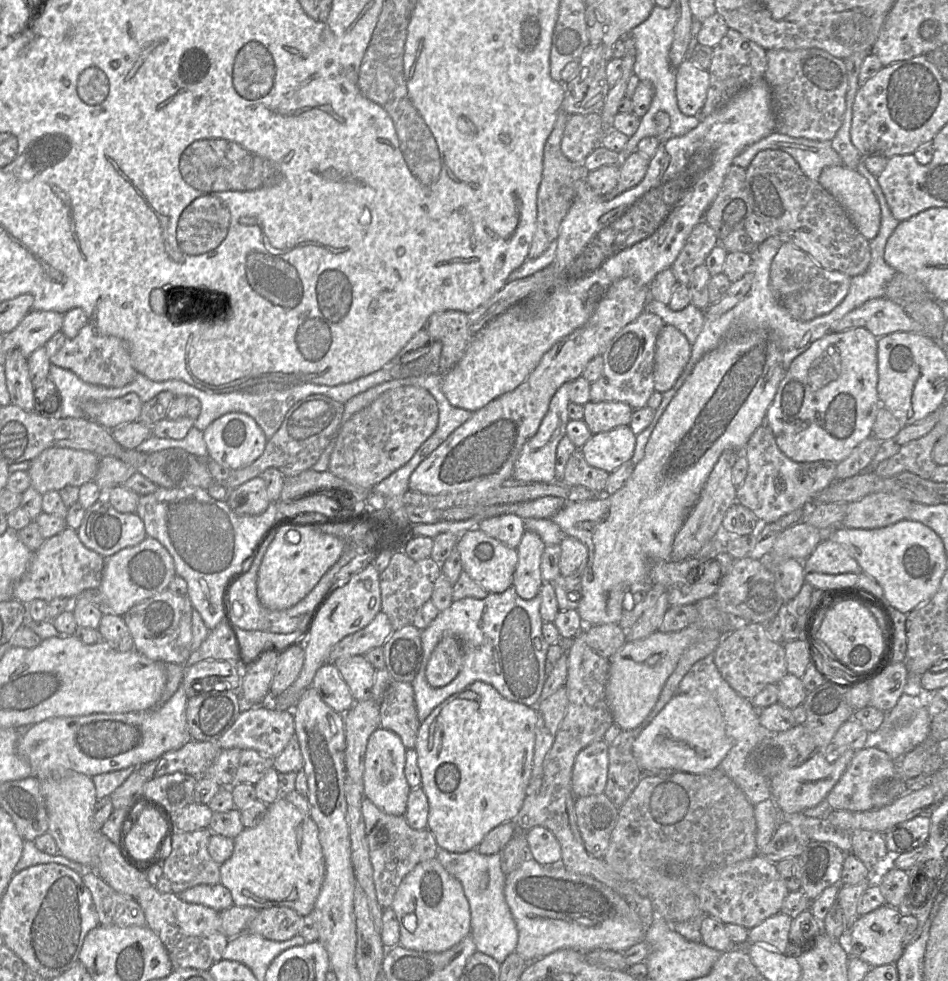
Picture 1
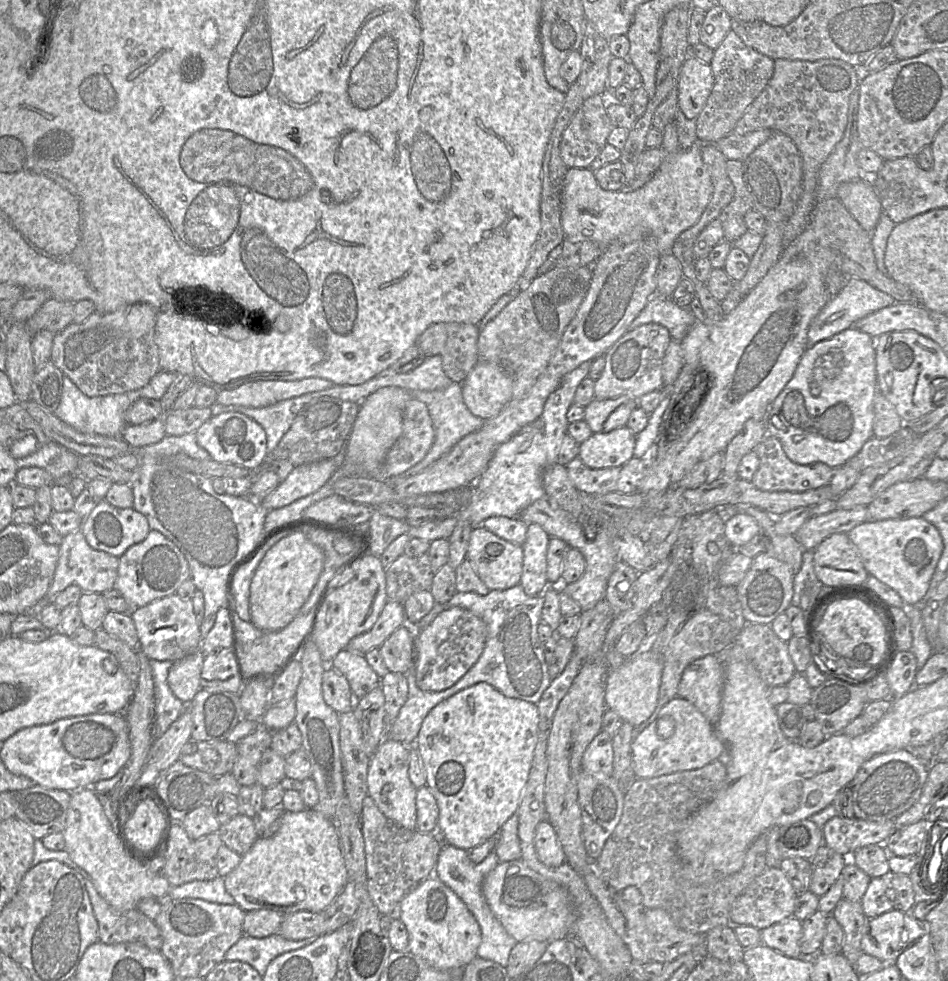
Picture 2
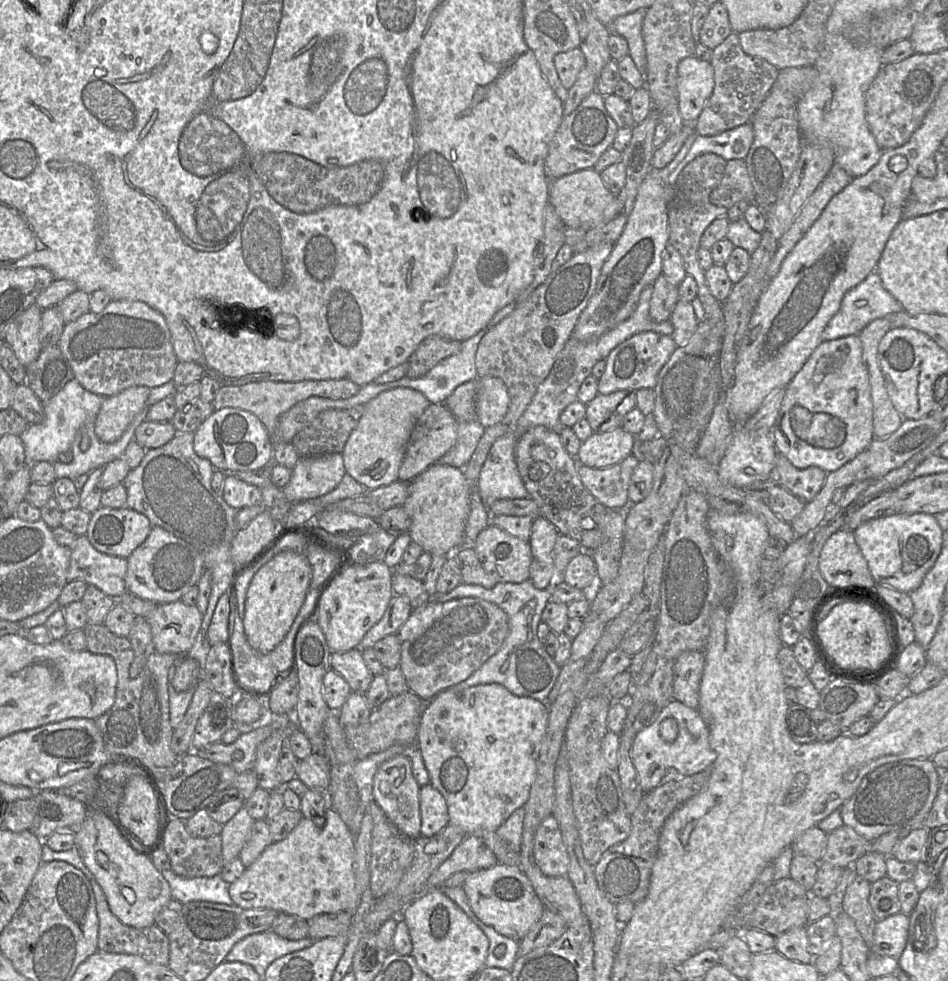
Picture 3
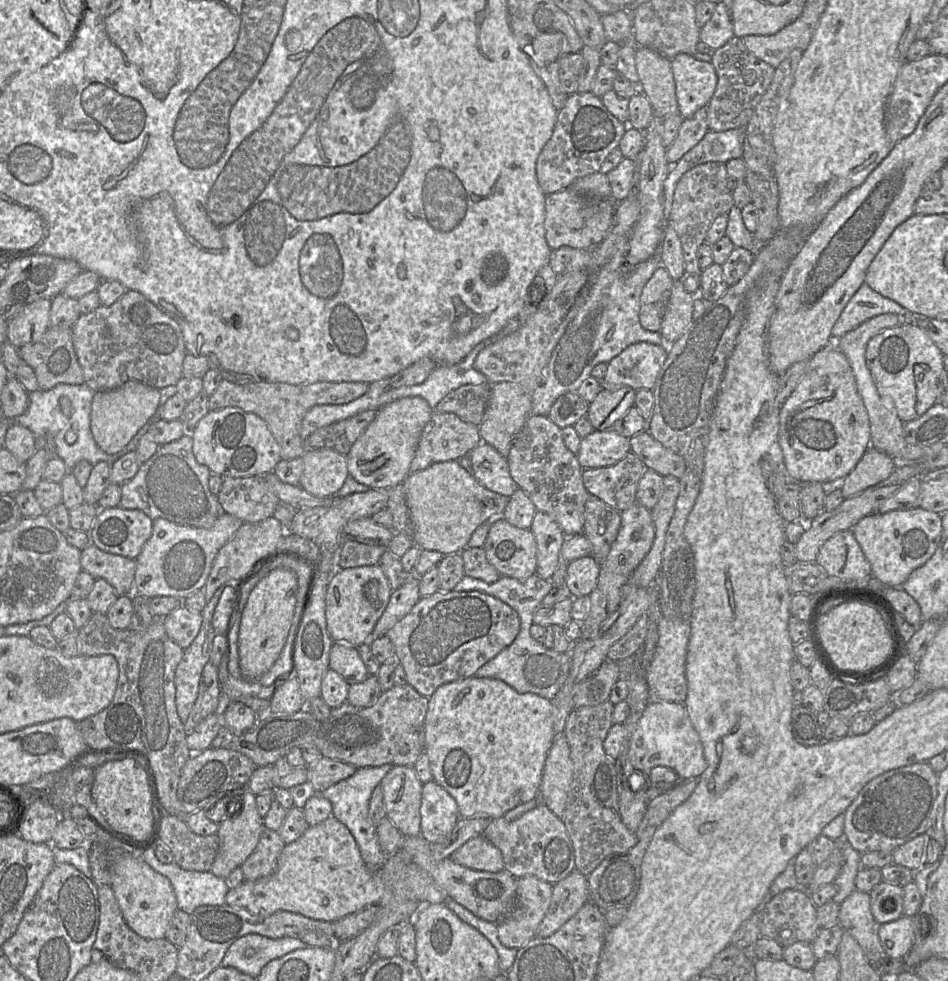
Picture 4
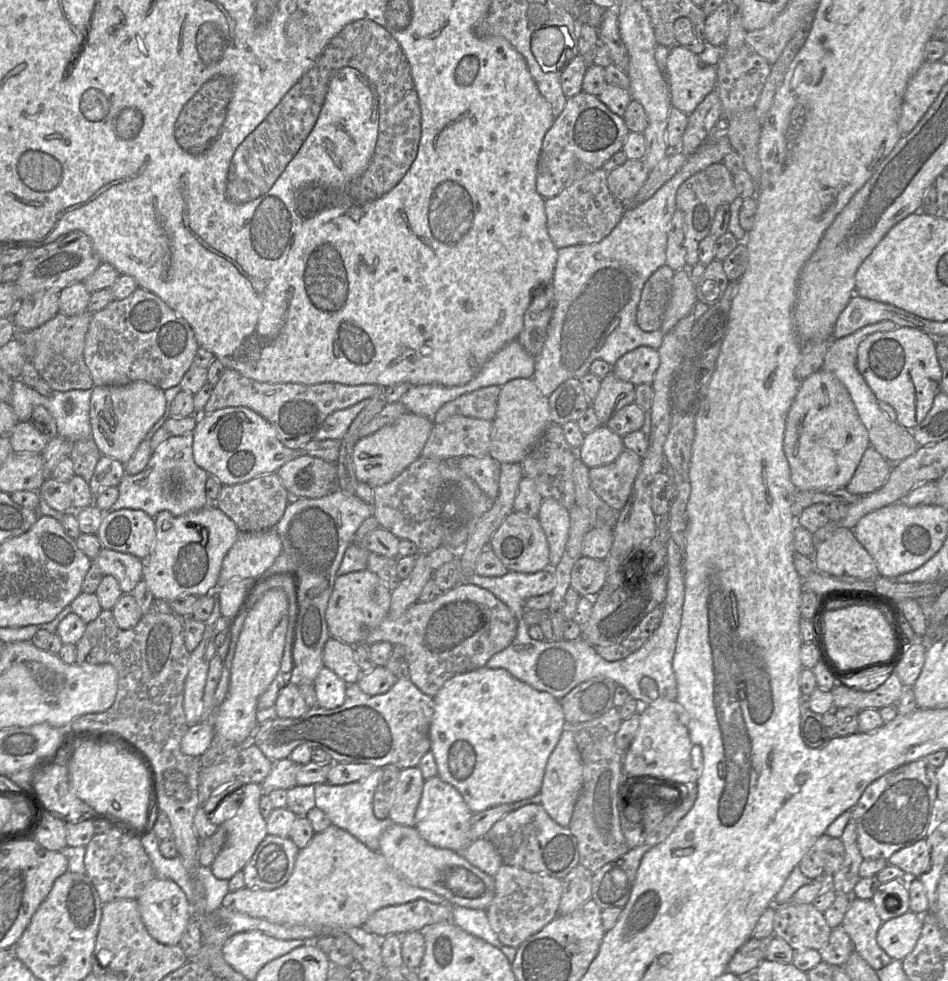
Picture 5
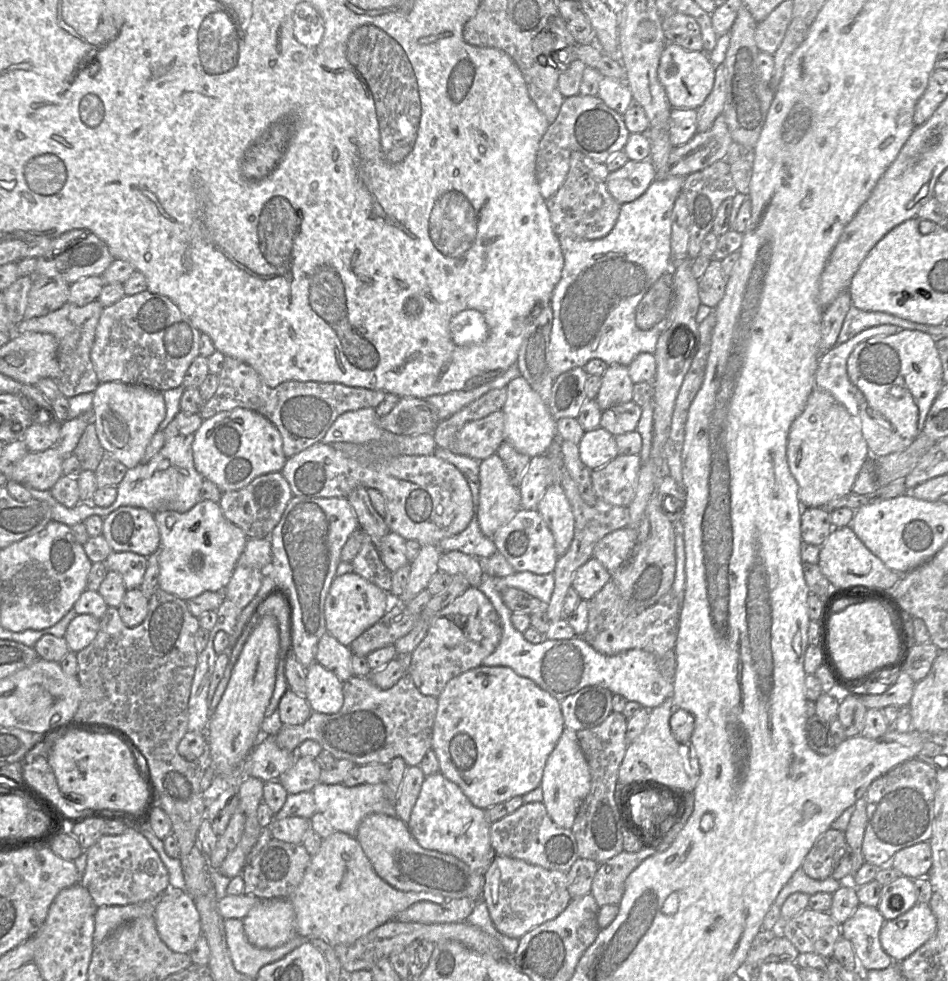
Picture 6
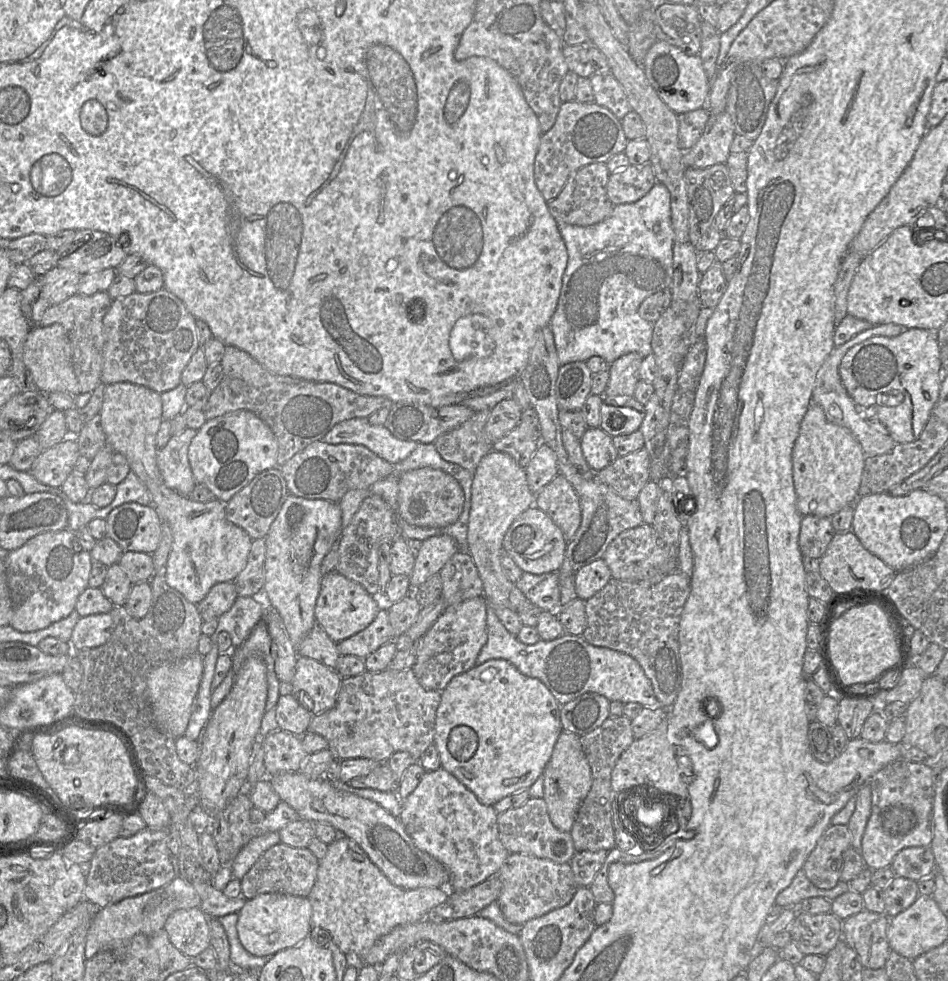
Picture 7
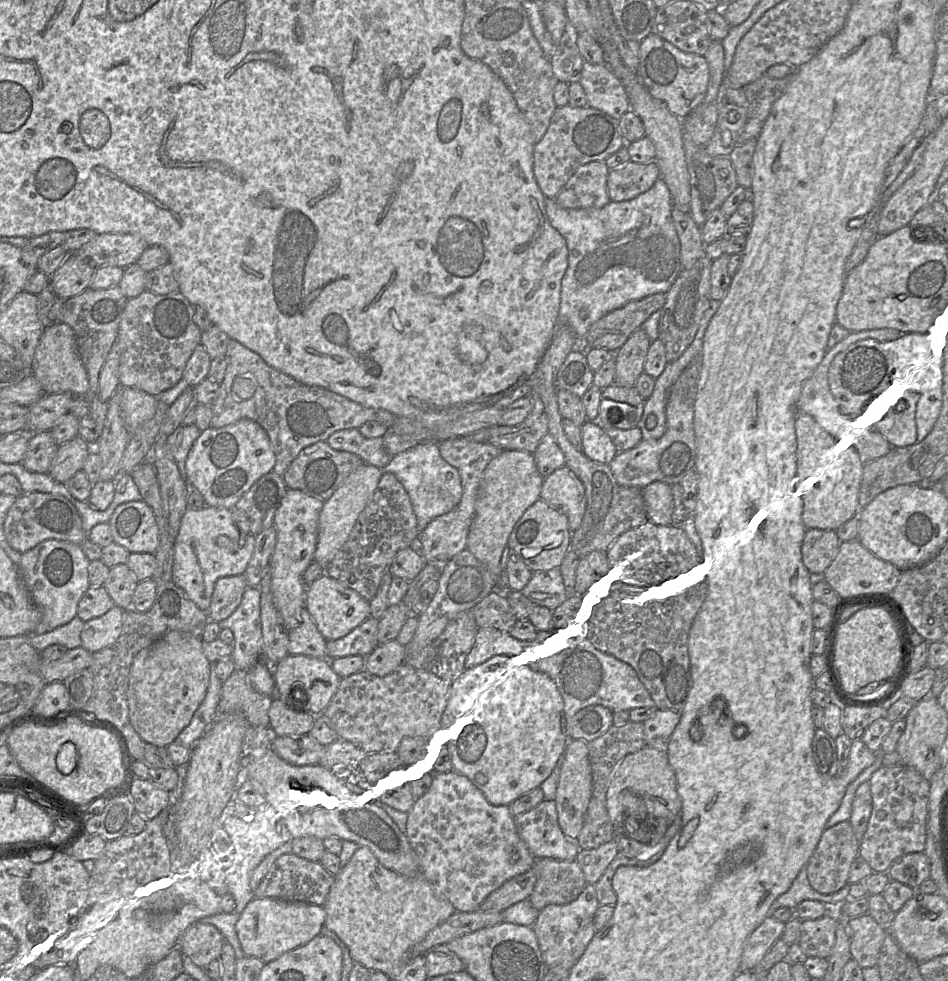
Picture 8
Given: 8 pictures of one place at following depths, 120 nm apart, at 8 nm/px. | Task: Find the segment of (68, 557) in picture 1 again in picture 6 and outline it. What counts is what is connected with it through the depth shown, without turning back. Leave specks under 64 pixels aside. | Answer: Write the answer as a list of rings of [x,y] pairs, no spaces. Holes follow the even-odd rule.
[[[113,551],[105,560],[108,570],[121,574],[127,590],[141,586],[147,562],[147,557],[129,551]]]

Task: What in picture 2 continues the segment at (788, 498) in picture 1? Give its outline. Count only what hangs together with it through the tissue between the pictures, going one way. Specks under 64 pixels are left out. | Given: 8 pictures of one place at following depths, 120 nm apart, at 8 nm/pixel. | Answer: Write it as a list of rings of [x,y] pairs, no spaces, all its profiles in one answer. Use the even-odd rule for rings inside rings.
[[[766,436],[752,450],[759,458],[760,465],[751,482],[760,490],[768,492],[806,492],[827,486],[834,474],[834,468],[815,462],[800,465],[792,462],[785,454],[780,441],[772,436]]]

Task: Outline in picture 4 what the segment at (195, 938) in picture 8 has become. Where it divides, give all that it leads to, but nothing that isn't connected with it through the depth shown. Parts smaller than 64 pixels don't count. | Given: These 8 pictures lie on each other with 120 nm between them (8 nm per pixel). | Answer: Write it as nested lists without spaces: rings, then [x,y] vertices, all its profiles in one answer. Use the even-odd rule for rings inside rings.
[[[128,848],[111,864],[111,884],[127,925],[147,939],[165,938],[169,923],[178,909],[170,880],[147,864],[140,853]]]

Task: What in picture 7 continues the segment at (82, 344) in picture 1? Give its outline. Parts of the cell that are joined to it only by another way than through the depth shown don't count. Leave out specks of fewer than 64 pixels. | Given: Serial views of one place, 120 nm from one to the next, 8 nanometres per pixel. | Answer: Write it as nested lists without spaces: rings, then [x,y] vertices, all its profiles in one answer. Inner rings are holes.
[[[165,288],[153,293],[138,293],[113,300],[103,320],[104,354],[101,381],[105,384],[128,382],[158,393],[176,388],[193,354],[200,347],[196,318],[183,302]]]

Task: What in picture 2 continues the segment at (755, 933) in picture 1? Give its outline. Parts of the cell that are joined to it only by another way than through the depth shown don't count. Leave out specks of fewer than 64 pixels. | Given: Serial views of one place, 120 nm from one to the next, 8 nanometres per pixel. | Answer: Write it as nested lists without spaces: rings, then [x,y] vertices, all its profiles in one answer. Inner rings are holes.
[[[790,917],[761,930],[761,943],[789,958],[801,958],[802,921]]]

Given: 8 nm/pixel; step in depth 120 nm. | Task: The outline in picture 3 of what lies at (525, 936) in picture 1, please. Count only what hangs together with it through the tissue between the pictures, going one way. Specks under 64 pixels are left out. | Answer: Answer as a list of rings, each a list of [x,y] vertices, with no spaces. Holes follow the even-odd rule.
[[[498,863],[489,869],[468,873],[462,888],[476,917],[515,941],[528,934],[545,909],[527,876],[516,866]]]

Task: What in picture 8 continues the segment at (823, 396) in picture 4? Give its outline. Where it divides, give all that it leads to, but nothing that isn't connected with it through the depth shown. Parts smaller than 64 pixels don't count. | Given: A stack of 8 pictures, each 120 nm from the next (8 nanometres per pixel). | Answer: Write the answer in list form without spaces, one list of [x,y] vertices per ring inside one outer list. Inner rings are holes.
[[[798,413],[796,417],[798,444],[798,472],[796,482],[797,511],[806,531],[809,529],[833,530],[853,517],[858,517],[858,502],[863,463],[854,451],[836,436],[824,430],[813,417]]]

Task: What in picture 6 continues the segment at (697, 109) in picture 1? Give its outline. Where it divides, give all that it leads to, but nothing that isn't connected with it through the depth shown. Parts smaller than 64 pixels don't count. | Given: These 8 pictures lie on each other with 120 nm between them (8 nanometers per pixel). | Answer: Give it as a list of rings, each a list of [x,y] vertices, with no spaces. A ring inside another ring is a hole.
[[[667,43],[660,56],[657,75],[673,108],[698,109],[712,90],[715,65],[704,51],[690,51],[678,44]]]

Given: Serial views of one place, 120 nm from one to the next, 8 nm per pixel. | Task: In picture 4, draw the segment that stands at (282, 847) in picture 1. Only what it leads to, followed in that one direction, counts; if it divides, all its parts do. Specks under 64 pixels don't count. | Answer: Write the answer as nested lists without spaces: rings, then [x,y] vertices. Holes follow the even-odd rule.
[[[333,815],[309,826],[296,841],[285,844],[278,857],[275,873],[255,881],[244,880],[230,889],[226,904],[242,907],[257,916],[278,911],[334,922],[368,906],[377,905],[385,893],[381,869],[371,872],[365,865],[355,838]]]

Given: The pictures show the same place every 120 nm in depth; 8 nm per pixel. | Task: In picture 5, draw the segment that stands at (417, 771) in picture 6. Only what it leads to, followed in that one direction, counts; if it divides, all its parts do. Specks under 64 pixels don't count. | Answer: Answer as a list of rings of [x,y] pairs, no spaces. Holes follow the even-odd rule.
[[[418,766],[402,769],[394,790],[388,819],[393,824],[415,827],[415,813],[425,779]]]

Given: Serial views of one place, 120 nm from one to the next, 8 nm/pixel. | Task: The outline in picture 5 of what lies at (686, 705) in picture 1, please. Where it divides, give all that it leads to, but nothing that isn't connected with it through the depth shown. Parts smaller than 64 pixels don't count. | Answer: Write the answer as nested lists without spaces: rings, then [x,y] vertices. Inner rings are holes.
[[[676,701],[640,706],[636,735],[623,756],[623,773],[630,776],[651,775],[657,783],[694,784],[701,775],[692,763],[692,746],[688,732],[688,715]]]

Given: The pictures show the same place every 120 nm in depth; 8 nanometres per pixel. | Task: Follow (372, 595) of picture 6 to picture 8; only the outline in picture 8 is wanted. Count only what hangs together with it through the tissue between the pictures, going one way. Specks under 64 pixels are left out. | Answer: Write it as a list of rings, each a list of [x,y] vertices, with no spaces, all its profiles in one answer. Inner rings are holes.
[[[326,574],[307,586],[306,608],[327,641],[347,636],[371,616],[369,601]]]

